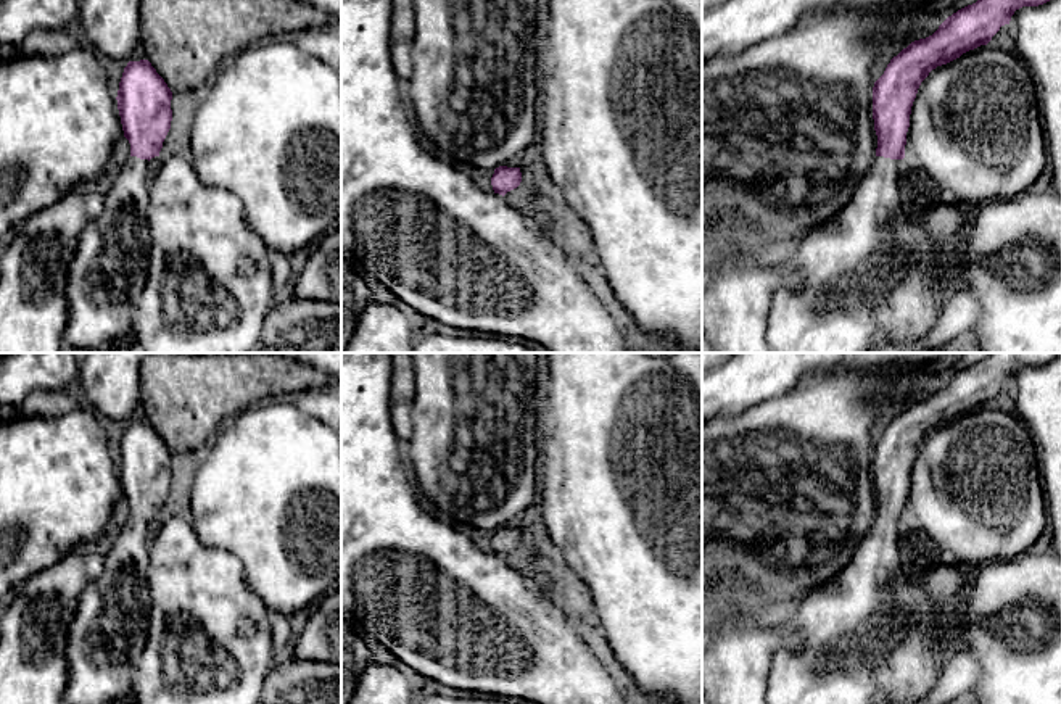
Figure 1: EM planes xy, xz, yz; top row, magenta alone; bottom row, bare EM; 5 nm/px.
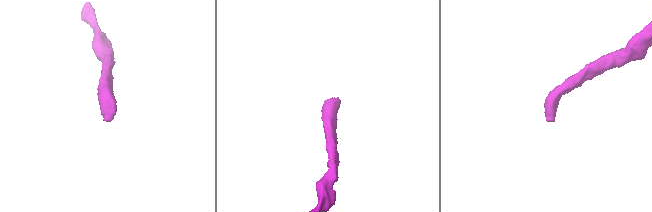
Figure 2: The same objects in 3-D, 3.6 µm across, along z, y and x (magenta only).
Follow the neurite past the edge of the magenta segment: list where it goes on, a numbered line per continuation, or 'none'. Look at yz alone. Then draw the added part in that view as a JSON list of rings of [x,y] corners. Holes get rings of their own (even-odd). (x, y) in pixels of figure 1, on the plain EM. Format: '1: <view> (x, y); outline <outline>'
1: yz (846, 629); outline [[[874,517],[832,585],[774,615],[776,632],[794,632],[802,649],[778,646],[768,704],[879,702],[873,669],[902,643],[923,604],[905,567],[900,527]]]

